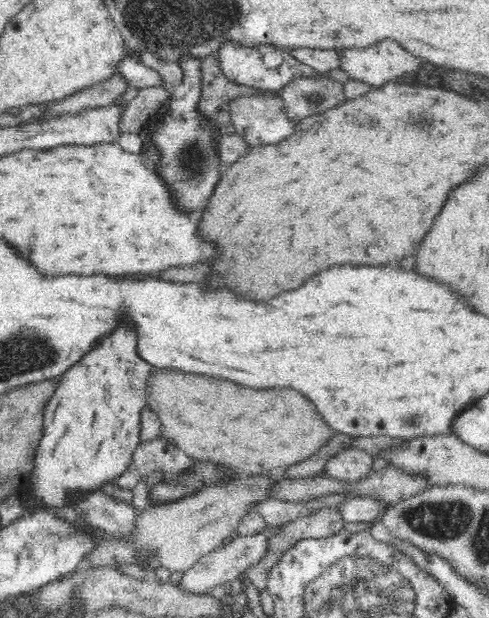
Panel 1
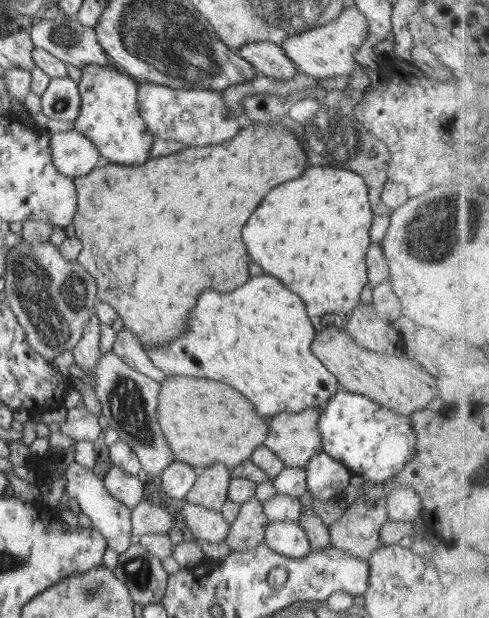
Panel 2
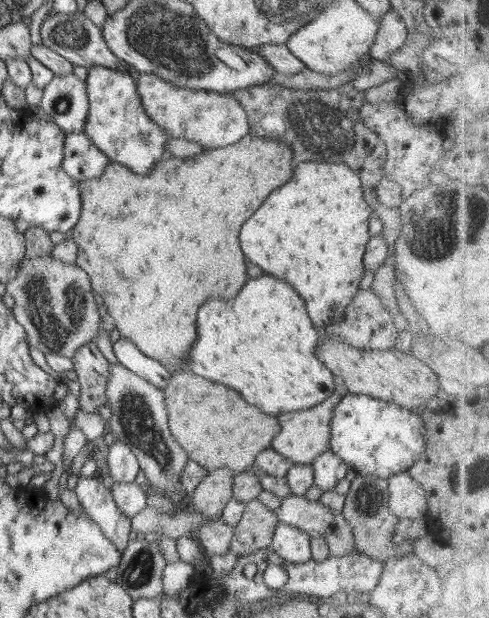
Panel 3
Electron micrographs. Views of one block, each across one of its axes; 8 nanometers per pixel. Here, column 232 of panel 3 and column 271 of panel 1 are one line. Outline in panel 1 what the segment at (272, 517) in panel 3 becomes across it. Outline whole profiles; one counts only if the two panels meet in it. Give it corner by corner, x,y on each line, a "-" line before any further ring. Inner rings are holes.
322,507
308,516
290,520
275,527
269,538
267,550
285,552
298,540
306,537
327,538
343,530
343,519
338,508

